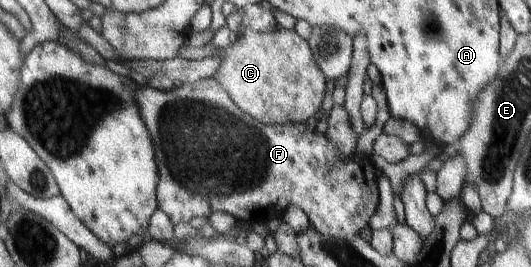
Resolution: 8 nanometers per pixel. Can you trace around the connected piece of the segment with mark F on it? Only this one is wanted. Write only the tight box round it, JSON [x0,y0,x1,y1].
[134,78,380,239]

